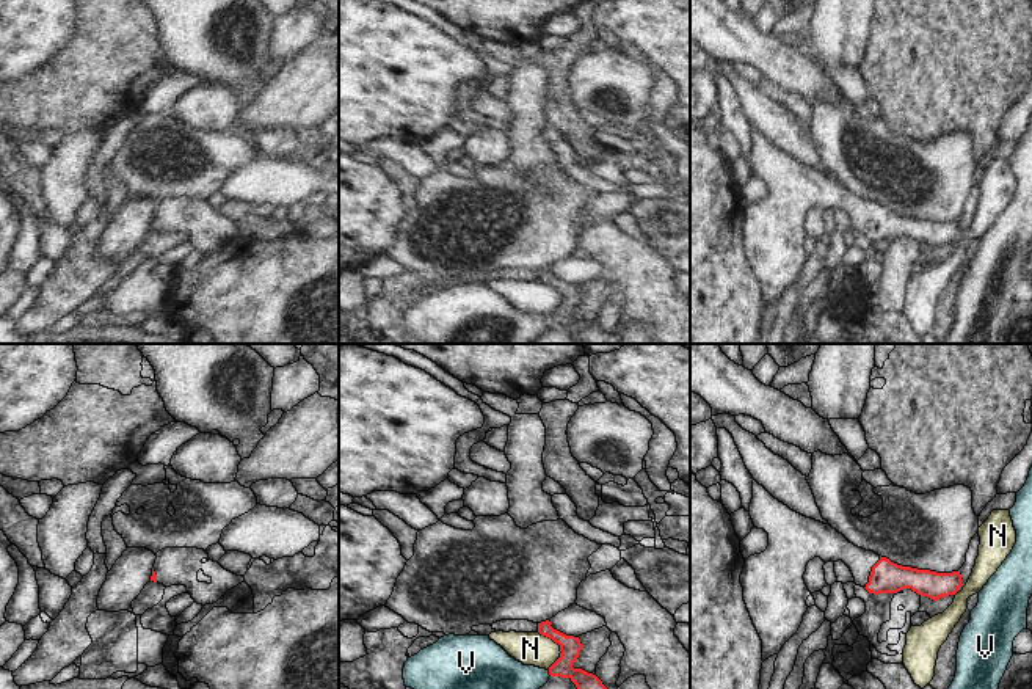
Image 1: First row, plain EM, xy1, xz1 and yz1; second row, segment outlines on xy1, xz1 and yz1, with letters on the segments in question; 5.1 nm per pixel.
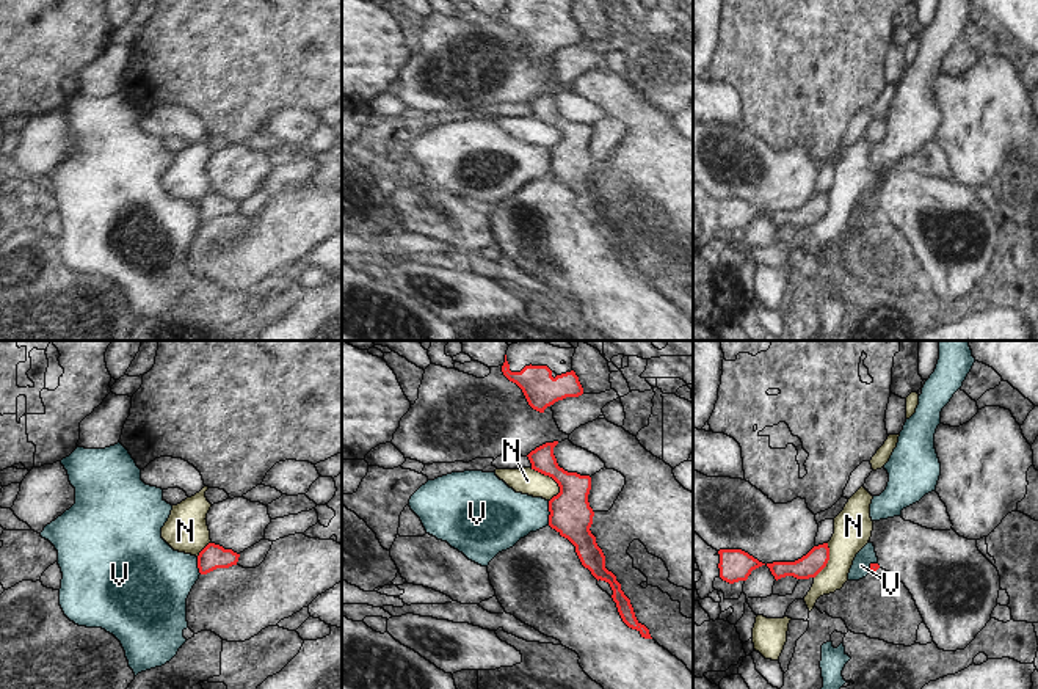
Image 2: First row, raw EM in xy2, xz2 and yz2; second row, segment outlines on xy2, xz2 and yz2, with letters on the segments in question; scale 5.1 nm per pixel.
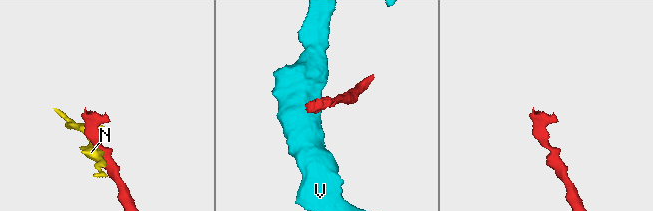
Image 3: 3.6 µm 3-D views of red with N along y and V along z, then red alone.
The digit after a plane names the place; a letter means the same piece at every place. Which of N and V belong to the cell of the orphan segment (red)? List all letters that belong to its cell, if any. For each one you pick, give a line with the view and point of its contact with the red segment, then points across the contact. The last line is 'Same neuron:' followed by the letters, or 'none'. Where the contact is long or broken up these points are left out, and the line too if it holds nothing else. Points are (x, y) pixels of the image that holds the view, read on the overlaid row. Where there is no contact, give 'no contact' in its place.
Same neuron: none

